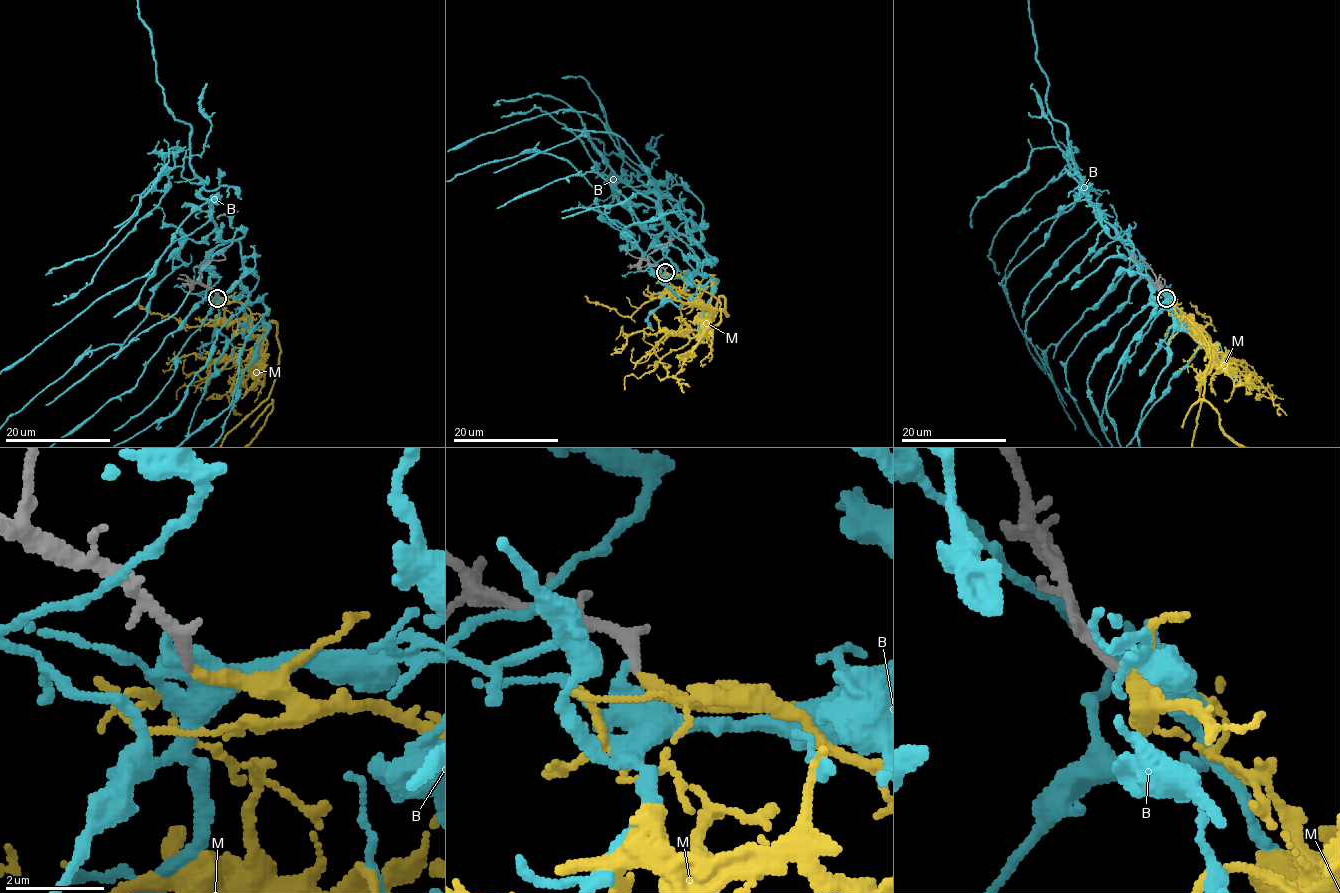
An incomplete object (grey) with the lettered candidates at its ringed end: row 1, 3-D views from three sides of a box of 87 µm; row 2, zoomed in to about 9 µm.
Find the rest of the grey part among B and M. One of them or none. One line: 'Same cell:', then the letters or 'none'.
Same cell: M

